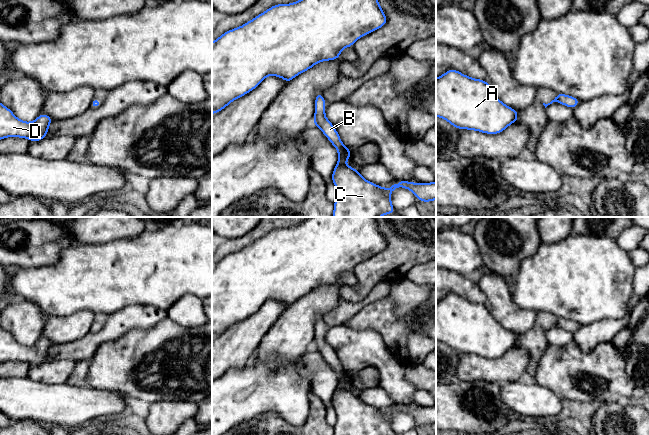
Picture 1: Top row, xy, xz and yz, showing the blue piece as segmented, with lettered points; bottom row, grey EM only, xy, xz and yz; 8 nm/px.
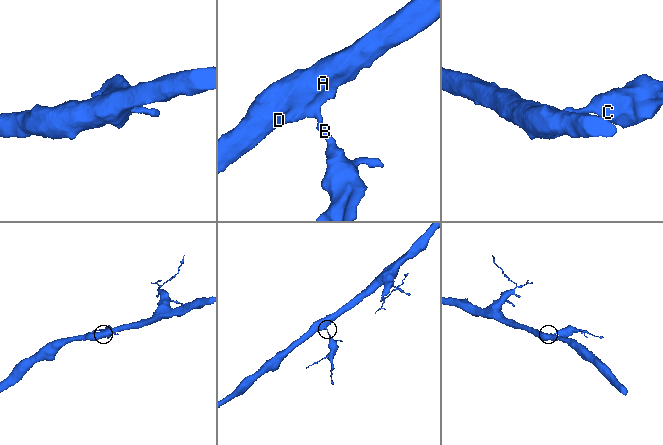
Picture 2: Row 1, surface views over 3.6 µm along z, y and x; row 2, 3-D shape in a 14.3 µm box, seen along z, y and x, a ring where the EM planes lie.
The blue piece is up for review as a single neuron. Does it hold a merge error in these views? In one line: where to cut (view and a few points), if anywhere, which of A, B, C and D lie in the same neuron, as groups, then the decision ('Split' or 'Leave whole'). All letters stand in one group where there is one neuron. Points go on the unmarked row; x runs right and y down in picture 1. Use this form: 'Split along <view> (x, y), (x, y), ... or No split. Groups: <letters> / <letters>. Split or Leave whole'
No split. Groups: A B C D. Leave whole

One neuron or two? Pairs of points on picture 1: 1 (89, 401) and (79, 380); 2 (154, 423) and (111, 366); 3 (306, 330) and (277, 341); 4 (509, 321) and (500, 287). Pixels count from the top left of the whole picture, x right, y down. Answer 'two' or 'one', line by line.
1: two
2: two
3: one
4: one

